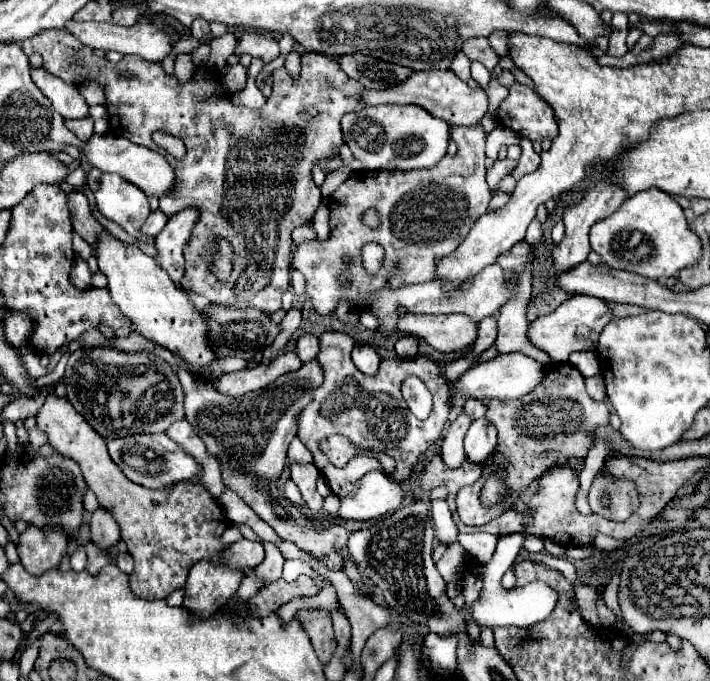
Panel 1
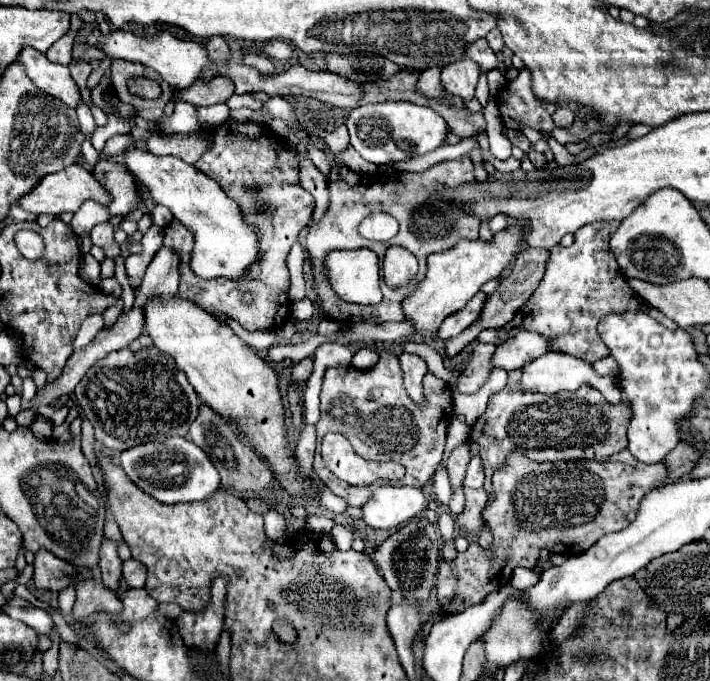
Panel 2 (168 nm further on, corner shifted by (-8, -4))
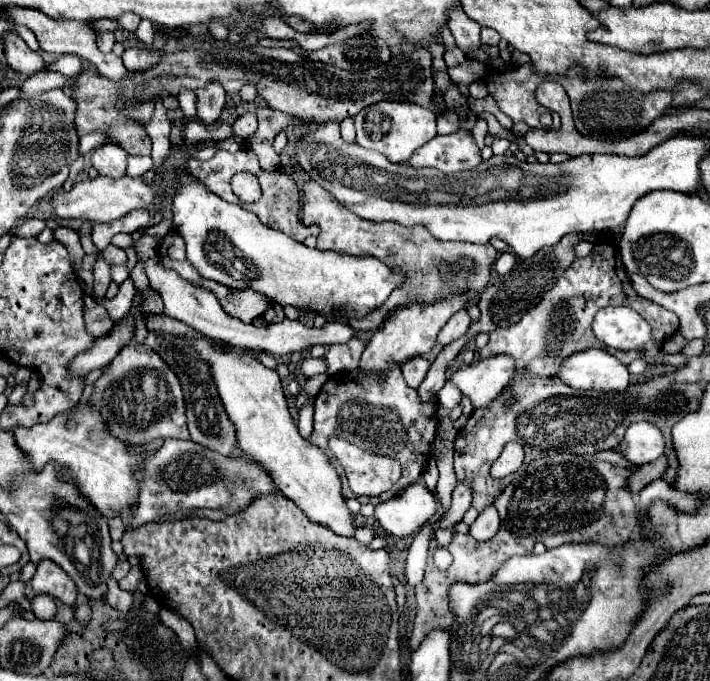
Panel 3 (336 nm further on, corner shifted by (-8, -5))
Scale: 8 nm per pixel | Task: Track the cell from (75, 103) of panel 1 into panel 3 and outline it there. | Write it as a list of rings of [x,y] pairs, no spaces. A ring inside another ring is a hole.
[[[10,32],[4,36],[4,48],[6,48],[6,58],[8,58],[8,66],[14,68],[16,72],[20,74],[26,74],[26,76],[32,76],[32,74],[38,74],[38,72],[44,72],[48,70],[42,56],[34,50],[30,50],[26,46],[26,42]]]

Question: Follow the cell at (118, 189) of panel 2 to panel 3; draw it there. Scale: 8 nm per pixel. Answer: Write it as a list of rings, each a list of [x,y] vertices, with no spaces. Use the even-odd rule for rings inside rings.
[[[106,142],[92,154],[92,166],[98,170],[98,174],[110,178],[126,176],[126,160],[128,154],[114,142]]]

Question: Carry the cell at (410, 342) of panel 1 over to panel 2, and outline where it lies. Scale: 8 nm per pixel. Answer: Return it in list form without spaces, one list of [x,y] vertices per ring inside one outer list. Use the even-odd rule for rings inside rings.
[[[412,353],[400,355],[400,367],[404,371],[404,387],[410,397],[420,397],[422,393],[422,379],[428,373],[426,361]]]

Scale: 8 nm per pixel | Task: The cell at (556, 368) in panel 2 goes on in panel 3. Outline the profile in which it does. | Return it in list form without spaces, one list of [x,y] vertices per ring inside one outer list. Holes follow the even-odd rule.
[[[590,348],[582,350],[580,354],[570,354],[568,358],[564,358],[560,374],[554,376],[570,388],[598,392],[622,392],[630,382],[628,368],[602,348]]]

